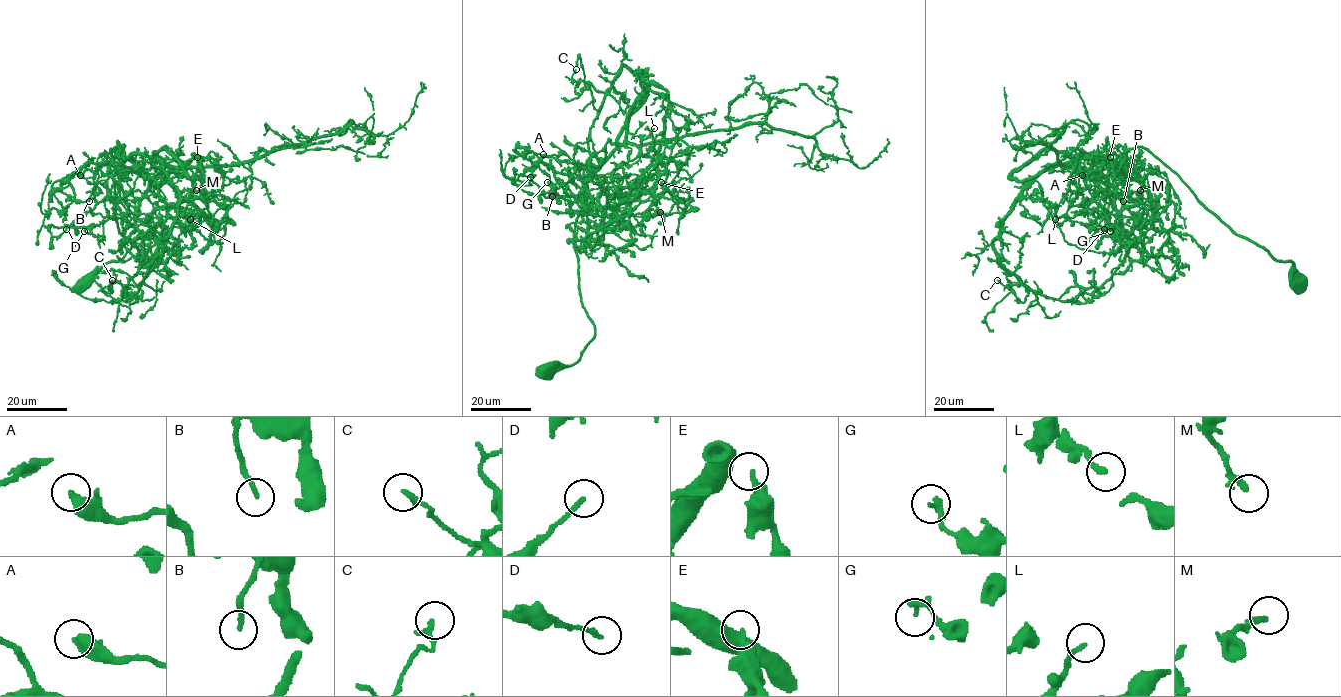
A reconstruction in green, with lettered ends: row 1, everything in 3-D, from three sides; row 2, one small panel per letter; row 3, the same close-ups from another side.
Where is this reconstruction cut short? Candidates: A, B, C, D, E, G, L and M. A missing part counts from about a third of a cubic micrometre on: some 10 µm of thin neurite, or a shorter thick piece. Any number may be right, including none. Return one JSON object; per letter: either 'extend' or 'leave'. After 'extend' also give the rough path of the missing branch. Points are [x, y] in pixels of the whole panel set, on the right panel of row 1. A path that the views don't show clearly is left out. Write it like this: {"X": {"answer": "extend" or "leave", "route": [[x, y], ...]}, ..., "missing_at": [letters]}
{"A": {"answer": "leave"}, "B": {"answer": "extend"}, "C": {"answer": "leave"}, "D": {"answer": "leave"}, "E": {"answer": "leave"}, "G": {"answer": "leave"}, "L": {"answer": "leave"}, "M": {"answer": "extend"}, "missing_at": ["B", "M"]}

